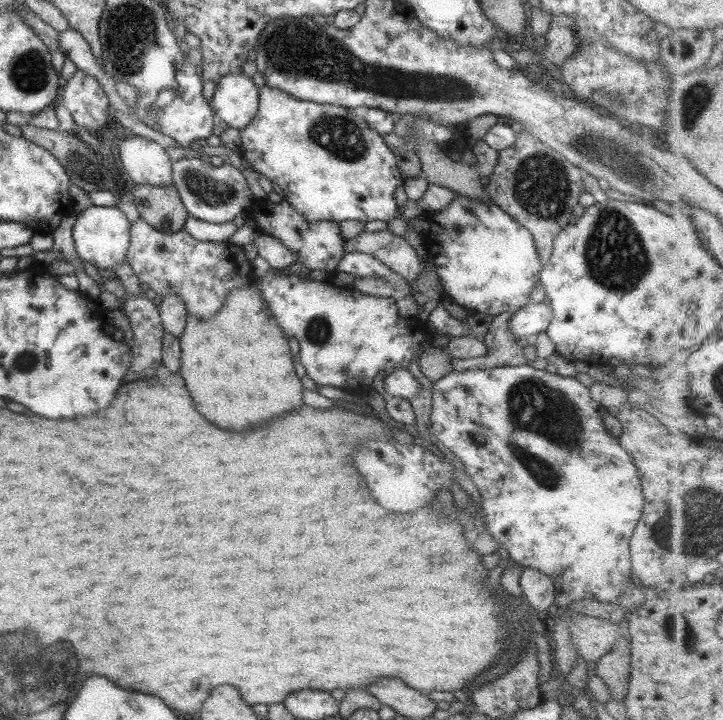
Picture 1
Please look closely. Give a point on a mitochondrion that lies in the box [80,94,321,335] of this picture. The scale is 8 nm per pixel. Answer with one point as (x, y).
(208, 191)

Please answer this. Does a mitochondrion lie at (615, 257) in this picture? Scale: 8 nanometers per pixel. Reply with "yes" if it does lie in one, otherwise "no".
yes

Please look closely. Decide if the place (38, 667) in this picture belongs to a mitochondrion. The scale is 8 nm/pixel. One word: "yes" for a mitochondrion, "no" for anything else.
yes

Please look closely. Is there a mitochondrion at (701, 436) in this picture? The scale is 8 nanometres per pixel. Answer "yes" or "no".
no

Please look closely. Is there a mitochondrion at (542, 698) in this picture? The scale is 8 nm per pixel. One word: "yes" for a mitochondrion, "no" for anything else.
no

